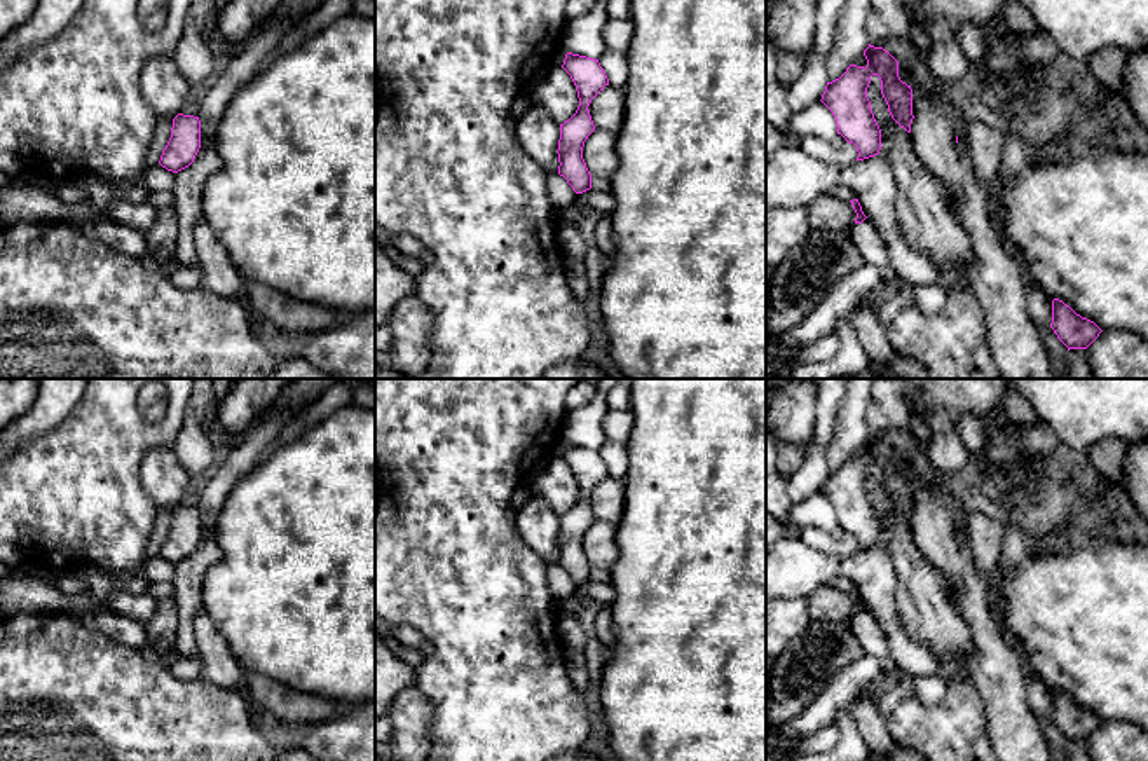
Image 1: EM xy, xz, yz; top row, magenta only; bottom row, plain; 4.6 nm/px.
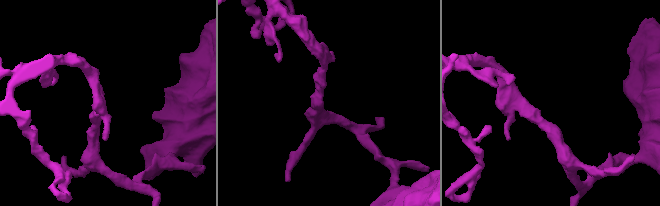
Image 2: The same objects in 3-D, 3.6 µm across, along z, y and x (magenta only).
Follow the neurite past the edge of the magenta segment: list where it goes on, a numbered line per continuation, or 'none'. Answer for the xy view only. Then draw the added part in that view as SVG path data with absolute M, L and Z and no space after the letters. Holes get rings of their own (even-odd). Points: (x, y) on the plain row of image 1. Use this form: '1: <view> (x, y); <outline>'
none

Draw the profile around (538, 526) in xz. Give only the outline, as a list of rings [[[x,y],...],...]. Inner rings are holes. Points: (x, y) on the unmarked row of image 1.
[[[532,492],[530,499],[516,511],[516,525],[523,541],[548,564],[558,564],[560,517],[548,503]]]

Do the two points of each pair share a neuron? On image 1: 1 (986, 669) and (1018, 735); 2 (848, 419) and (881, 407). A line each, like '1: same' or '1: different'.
1: same
2: different

